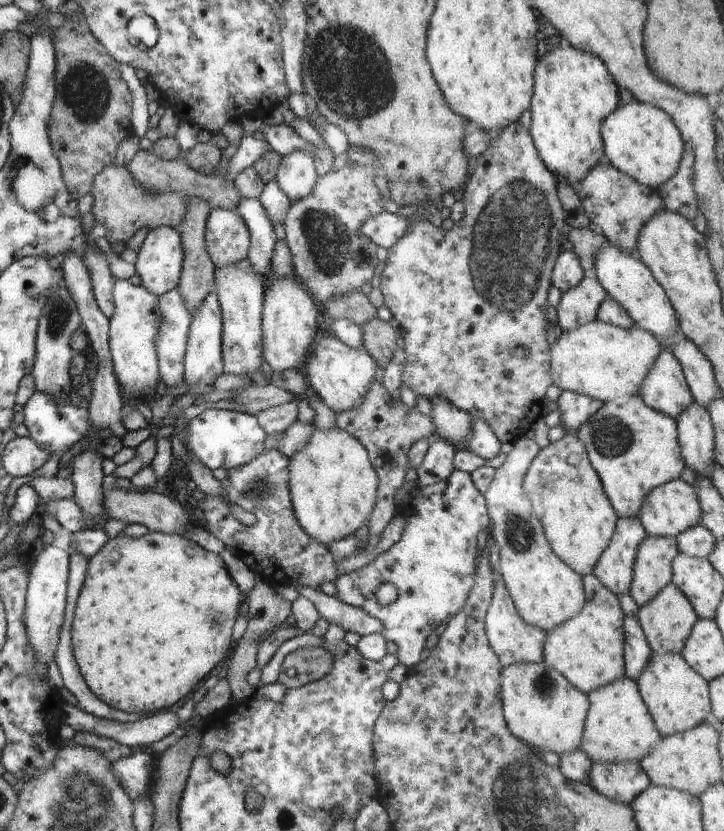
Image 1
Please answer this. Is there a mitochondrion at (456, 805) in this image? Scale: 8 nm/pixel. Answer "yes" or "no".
no

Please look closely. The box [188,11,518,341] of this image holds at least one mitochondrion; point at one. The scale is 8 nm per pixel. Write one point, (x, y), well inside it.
(349, 86)

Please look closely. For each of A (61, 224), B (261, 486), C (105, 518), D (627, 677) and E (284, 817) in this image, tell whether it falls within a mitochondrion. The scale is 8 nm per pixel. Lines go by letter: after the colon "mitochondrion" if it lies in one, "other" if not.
A: other
B: mitochondrion
C: other
D: other
E: mitochondrion

